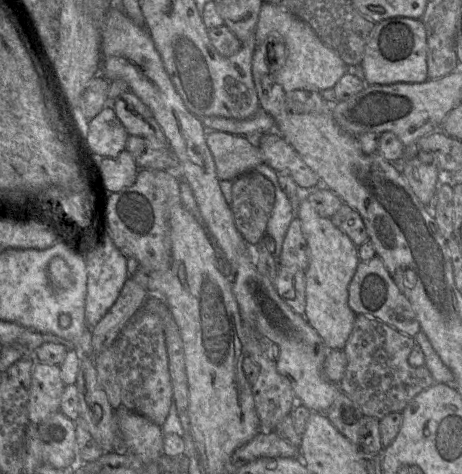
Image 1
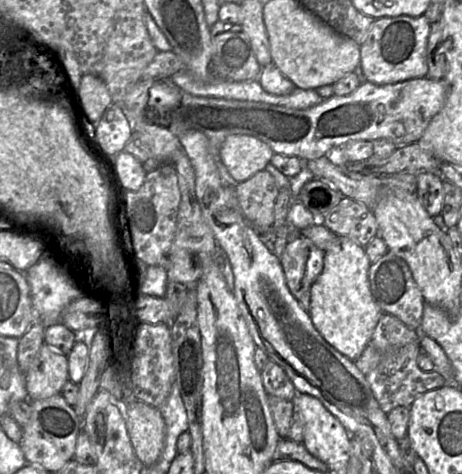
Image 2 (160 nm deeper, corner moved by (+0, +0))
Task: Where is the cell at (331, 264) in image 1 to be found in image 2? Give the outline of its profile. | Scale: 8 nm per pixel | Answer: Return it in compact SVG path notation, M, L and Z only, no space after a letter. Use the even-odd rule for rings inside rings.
M338 236L325 251L323 270L311 287L308 313L313 325L327 343L352 361L356 361L370 344L374 329L384 314L371 293L370 264L362 245Z

